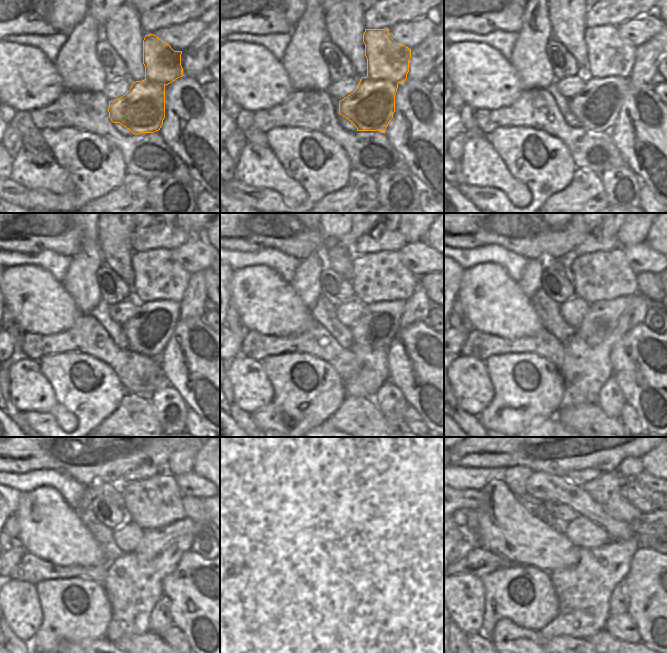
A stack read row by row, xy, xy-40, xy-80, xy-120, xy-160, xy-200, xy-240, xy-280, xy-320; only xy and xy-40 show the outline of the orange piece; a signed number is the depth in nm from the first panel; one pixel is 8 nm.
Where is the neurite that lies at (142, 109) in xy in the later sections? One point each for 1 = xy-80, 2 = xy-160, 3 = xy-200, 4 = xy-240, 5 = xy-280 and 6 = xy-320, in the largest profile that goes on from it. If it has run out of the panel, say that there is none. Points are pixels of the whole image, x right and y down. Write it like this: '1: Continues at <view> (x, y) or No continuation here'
1: Continues at xy-80 (611, 58)
2: Continues at xy-160 (381, 282)
3: Continues at xy-200 (604, 279)
4: Continues at xy-240 (155, 504)
5: Continues at xy-280 (387, 511)
6: Continues at xy-320 (605, 489).

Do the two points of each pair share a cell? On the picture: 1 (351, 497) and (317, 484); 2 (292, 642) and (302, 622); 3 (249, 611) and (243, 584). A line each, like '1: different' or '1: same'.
1: same
2: different
3: same

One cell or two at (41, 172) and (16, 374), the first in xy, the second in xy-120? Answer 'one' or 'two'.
one

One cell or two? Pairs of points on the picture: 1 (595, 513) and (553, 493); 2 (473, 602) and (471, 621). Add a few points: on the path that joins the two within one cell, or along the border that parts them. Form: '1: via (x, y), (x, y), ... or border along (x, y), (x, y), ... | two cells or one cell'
1: via (585, 506), (577, 498), (563, 493) | one cell
2: via (471, 607), (471, 616) | one cell

